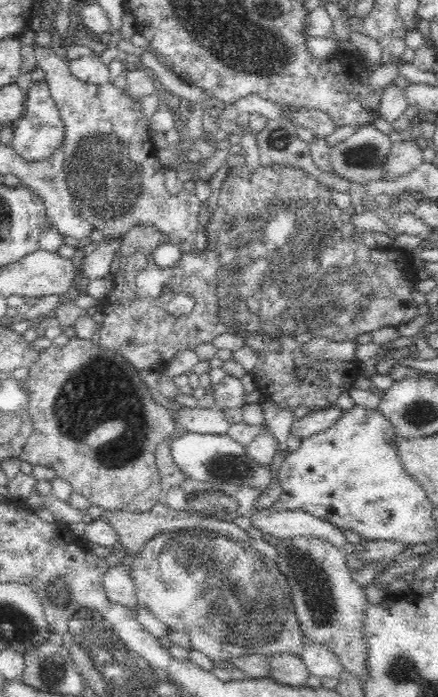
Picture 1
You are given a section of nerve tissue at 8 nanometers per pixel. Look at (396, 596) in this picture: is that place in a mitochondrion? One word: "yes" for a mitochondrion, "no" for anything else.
no

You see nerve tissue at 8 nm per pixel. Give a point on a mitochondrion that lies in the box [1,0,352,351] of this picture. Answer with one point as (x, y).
(107, 170)

